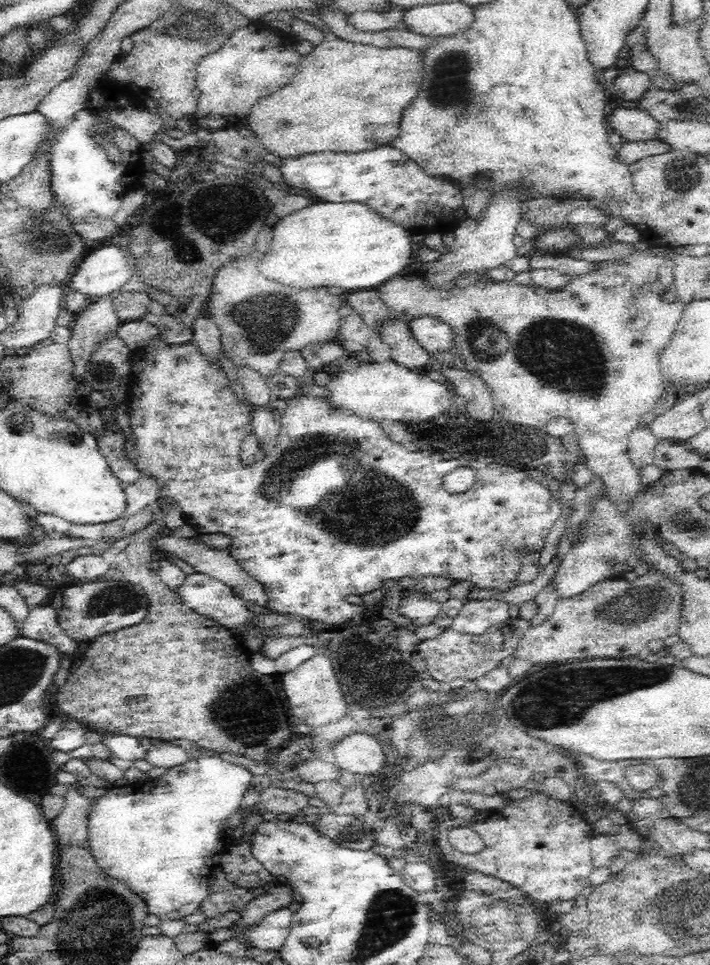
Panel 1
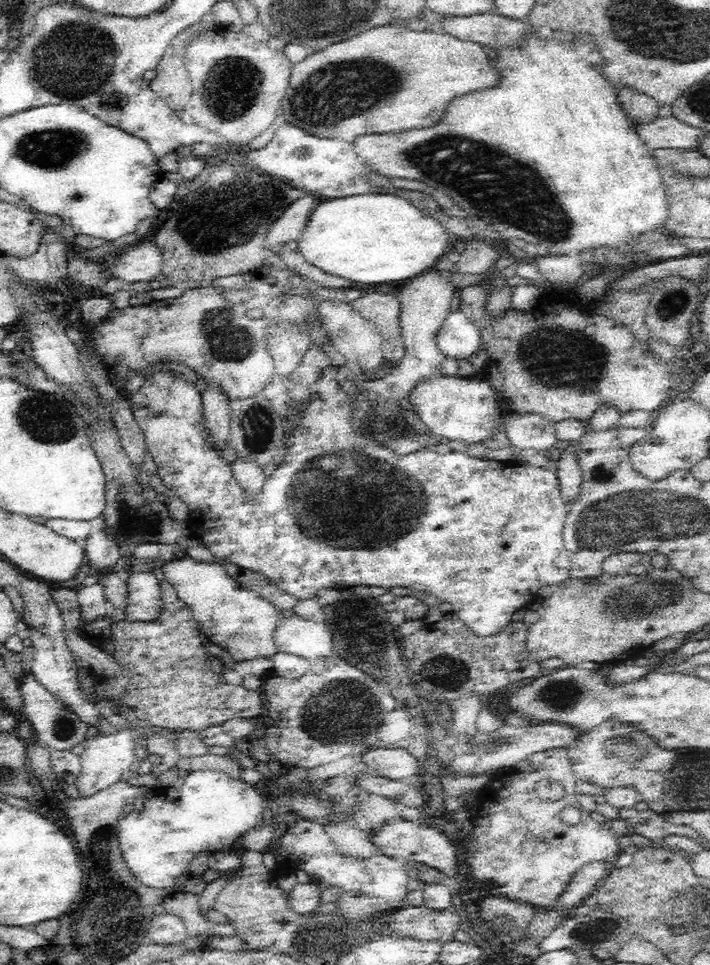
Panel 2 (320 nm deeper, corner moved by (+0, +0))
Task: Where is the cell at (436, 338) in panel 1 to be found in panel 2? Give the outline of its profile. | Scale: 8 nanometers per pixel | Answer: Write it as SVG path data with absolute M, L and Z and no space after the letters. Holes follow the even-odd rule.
M459 309L449 312L435 334L438 351L444 357L463 359L480 350L480 335L476 327Z

